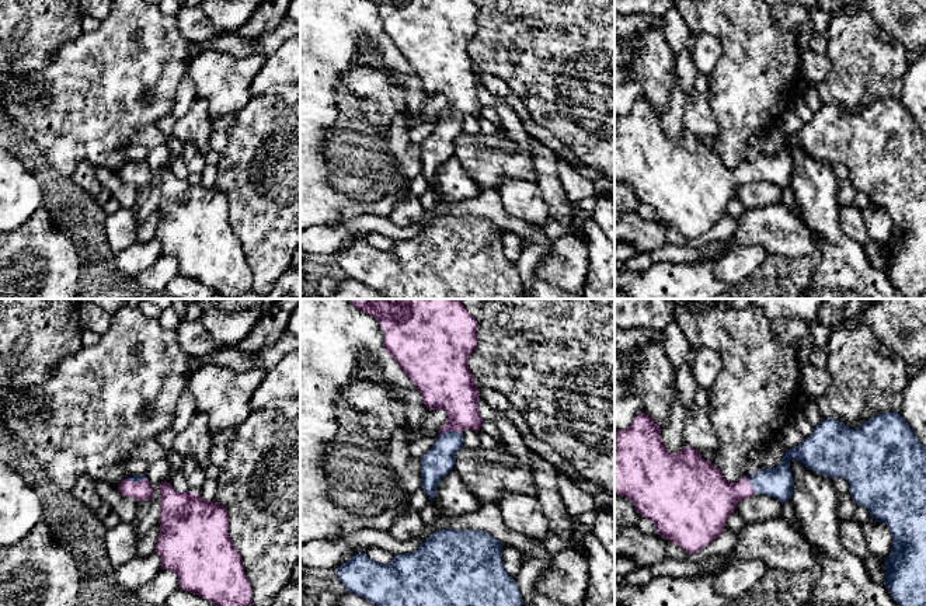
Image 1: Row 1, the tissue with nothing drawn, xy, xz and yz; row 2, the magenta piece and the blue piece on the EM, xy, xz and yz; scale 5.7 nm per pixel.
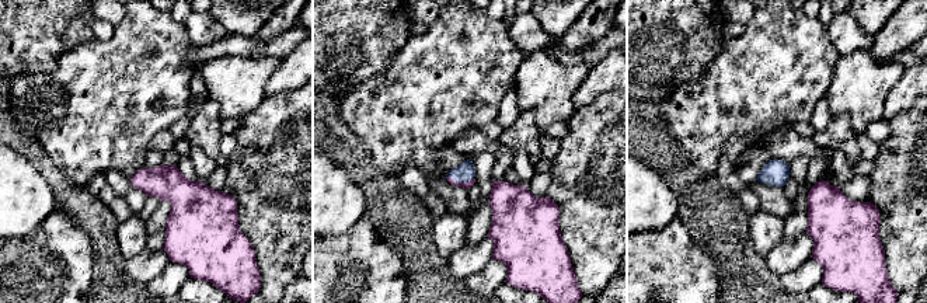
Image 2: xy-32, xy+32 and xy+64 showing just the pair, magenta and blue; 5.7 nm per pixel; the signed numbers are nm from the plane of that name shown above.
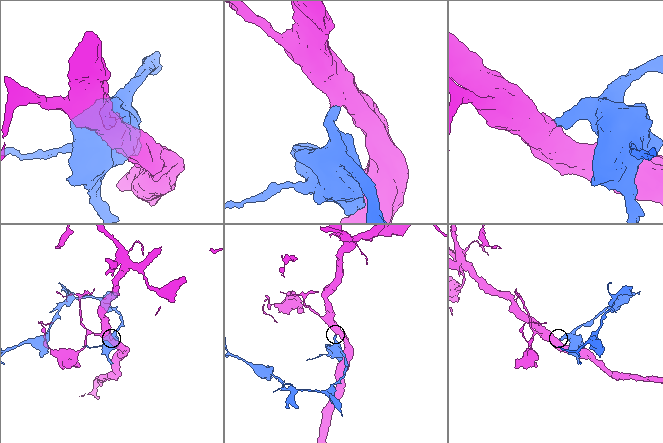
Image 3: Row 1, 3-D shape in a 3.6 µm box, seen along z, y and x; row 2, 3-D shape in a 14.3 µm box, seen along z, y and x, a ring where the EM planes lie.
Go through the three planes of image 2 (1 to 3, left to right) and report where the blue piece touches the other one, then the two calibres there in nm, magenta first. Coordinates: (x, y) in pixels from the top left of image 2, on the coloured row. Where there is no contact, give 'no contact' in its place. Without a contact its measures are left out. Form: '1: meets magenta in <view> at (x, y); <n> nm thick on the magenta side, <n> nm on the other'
1: no contact
2: meets magenta in xy+32 at (460, 183); 40 nm thick on the magenta side, 110 nm on the other
3: no contact

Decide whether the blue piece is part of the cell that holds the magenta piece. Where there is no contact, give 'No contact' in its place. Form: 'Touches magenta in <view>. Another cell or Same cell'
Touches magenta in xz. Same cell

